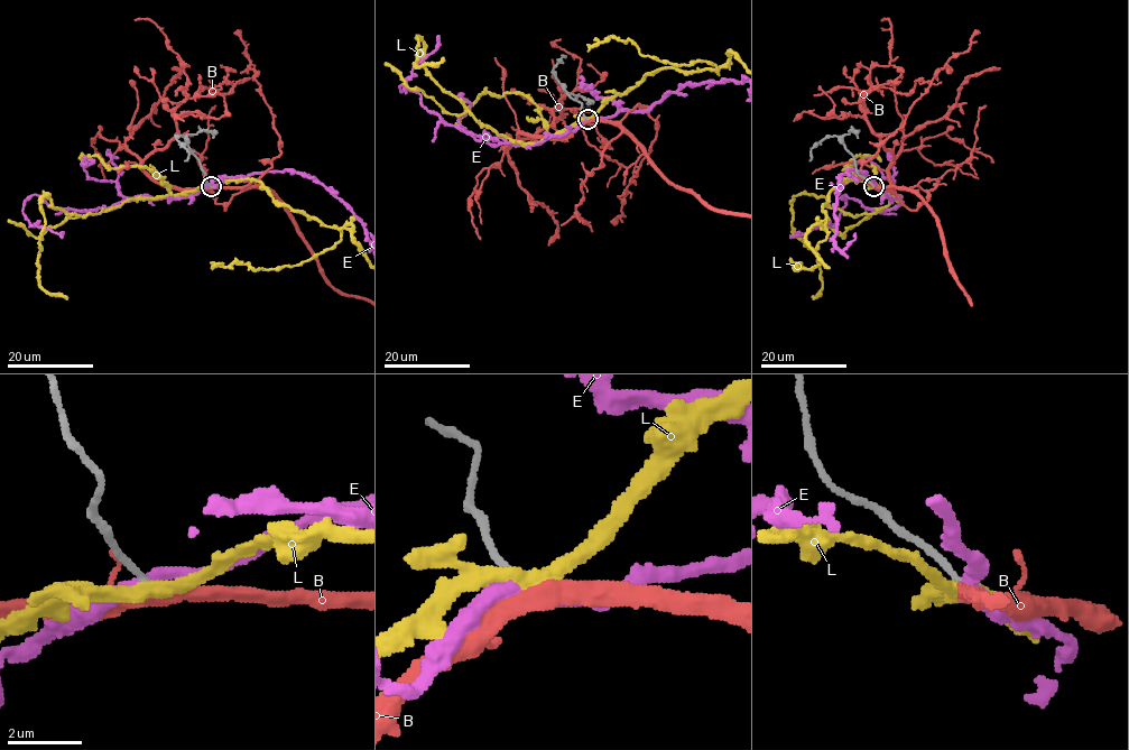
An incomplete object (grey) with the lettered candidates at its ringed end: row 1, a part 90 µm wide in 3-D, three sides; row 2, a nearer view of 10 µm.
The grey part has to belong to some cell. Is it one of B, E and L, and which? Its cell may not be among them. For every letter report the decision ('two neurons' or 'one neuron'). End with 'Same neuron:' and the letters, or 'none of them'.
B: one neuron
E: two neurons
L: two neurons
Same neuron: B

